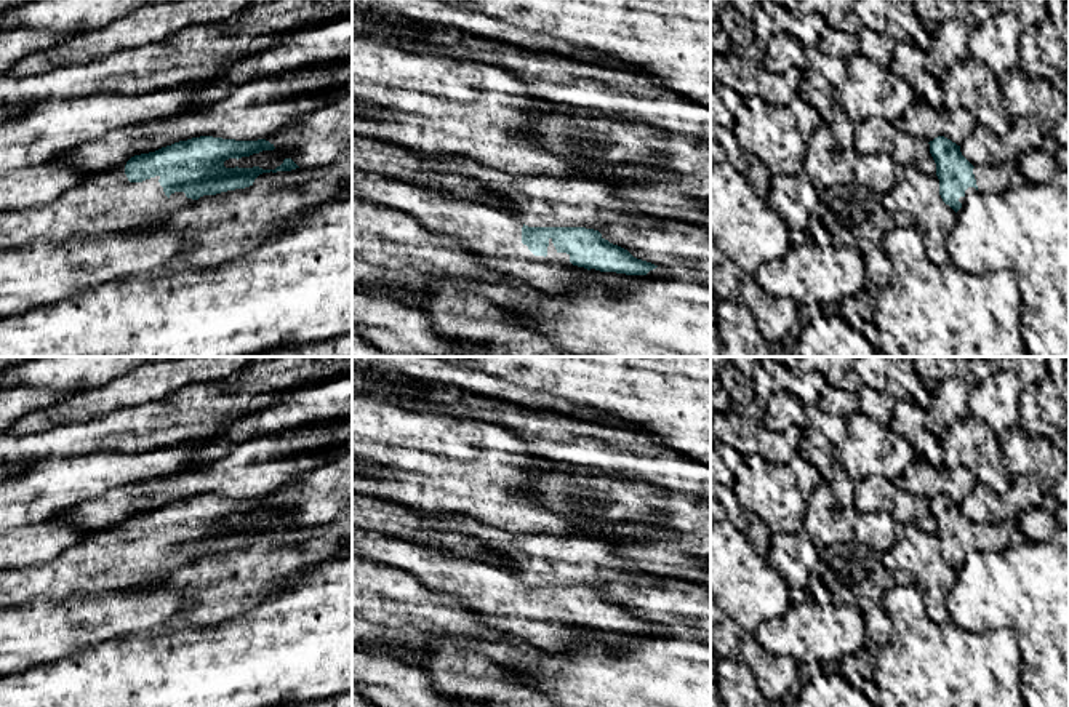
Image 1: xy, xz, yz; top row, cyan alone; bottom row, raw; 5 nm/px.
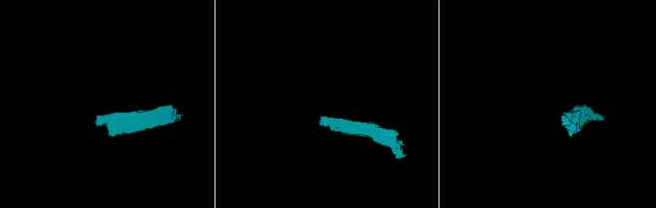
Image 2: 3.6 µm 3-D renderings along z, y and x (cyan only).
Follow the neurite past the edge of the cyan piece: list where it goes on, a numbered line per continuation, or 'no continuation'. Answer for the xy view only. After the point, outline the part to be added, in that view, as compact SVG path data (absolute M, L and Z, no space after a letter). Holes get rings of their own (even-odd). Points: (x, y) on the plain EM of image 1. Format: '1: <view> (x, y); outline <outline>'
1: xy (106, 559); outline M125 523L88 533L46 563L0 569L0 608L38 598L59 601L80 593L141 589L162 579L168 555L160 534L130 541Z

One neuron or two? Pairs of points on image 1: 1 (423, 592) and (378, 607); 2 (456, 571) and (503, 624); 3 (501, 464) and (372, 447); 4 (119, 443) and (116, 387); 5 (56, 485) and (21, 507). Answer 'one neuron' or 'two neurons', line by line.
1: one neuron
2: one neuron
3: one neuron
4: two neurons
5: one neuron

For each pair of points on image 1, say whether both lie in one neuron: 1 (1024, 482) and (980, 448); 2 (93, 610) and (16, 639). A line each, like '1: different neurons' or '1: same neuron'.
1: different neurons
2: same neuron

